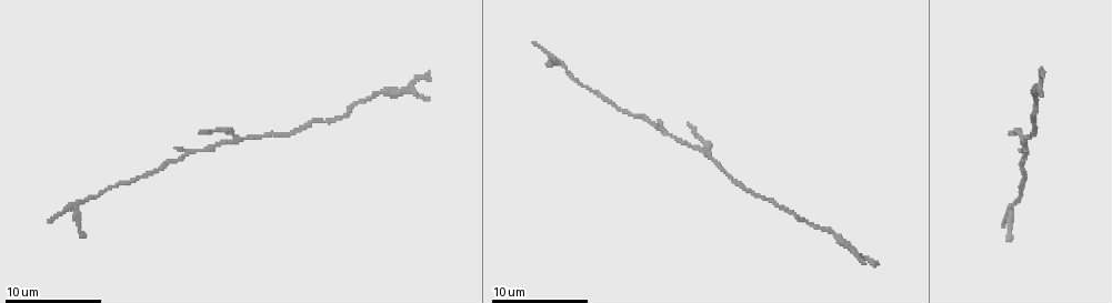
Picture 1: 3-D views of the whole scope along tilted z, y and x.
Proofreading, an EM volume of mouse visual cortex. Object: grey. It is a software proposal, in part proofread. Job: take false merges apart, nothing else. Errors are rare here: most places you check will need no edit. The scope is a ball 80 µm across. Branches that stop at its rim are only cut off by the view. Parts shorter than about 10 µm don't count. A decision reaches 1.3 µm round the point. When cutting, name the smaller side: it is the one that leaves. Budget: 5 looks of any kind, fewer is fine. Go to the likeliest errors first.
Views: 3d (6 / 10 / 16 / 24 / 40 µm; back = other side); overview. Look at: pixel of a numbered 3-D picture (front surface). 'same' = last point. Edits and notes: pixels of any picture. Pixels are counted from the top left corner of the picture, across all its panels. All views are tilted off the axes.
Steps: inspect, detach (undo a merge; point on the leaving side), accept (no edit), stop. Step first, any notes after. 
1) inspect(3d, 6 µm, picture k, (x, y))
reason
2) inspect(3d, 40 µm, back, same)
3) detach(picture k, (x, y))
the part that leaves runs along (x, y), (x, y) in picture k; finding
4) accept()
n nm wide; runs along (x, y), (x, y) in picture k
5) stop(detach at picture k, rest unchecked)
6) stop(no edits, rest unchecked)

inspect(3d, 16 µm, picture 1, (236, 138))
small branch off a trunk

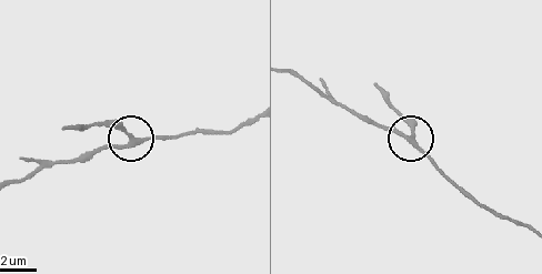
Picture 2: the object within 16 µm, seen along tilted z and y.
inspect(3d, 6 µm, picture 2, (411, 142))

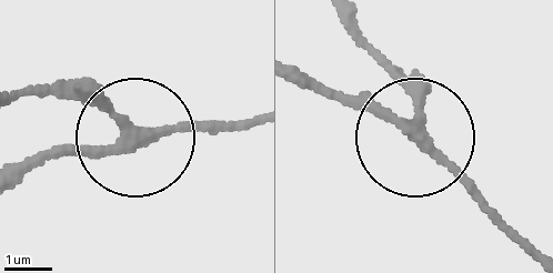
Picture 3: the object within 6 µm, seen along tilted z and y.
accept()
210 nm wide; runs along (411, 133), (493, 221) in picture 3; continuous, no second neuron

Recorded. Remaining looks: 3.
inspect(3d, 10 µm, picture 1, (332, 122))
thick turns thin

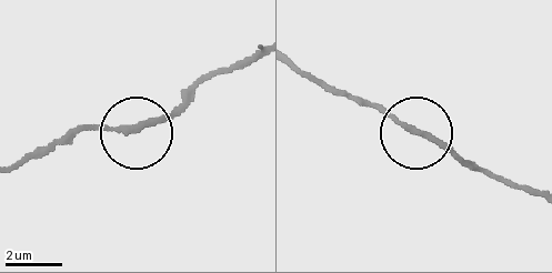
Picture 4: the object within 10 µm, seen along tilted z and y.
inspect(3d, 6 µm, picture 4, (130, 128))

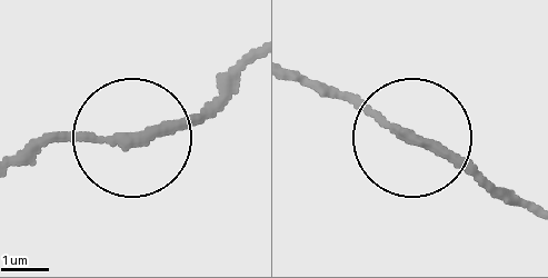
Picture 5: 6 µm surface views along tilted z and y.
accept()
runs along (295, 72), (505, 196) in picture 5; continuous, no second neuron

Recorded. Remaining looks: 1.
inspect(3d, 16 µm, picture 1, (828, 231))
sudden change in width

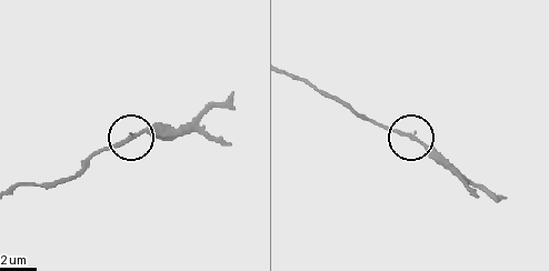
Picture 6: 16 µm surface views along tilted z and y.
accept()
continuous, no second neuron

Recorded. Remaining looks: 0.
stop(no edits, rest unchecked)

